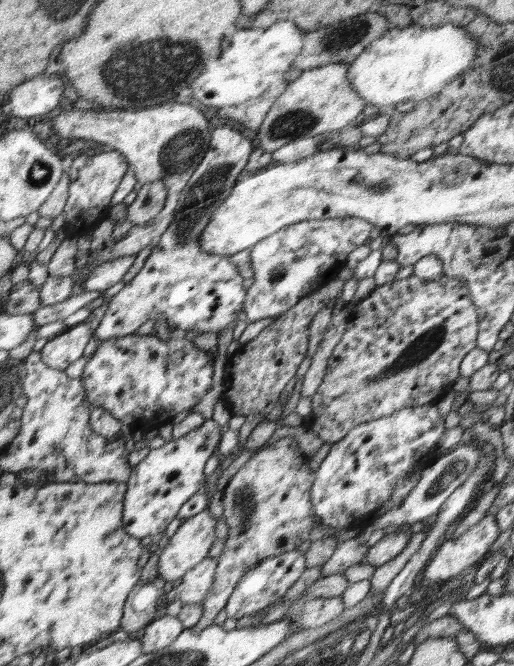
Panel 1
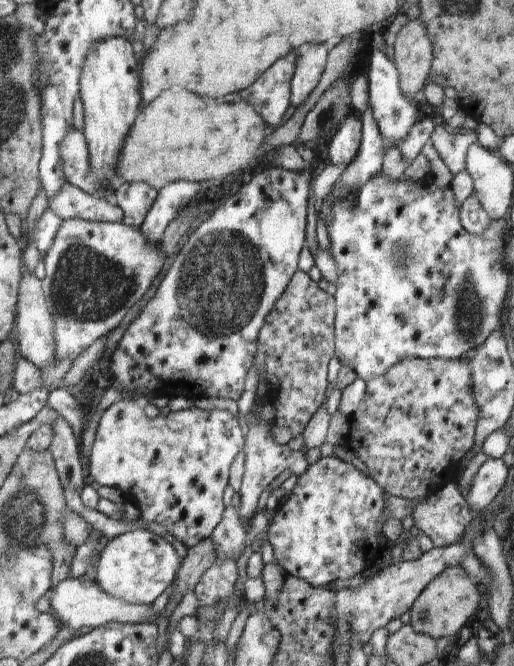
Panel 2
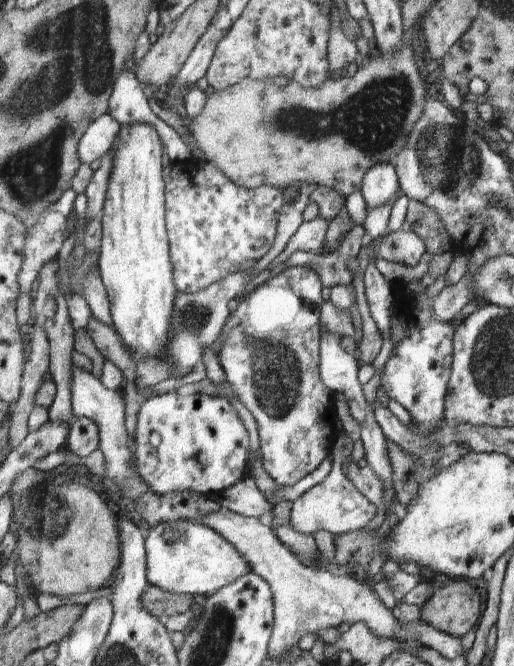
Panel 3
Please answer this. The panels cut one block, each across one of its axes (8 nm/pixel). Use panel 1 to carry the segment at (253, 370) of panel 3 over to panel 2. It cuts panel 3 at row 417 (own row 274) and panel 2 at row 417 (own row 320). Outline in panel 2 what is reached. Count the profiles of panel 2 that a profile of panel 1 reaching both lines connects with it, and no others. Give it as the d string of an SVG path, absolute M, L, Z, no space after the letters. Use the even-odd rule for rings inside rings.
M257 400L252 411L246 416L249 429L247 434L247 444L246 447L244 447L245 471L239 490L240 506L237 508L237 513L242 524L246 524L257 514L256 508L259 508L258 498L260 498L260 493L267 488L266 486L268 486L274 478L280 476L280 474L282 474L282 472L286 472L286 470L291 470L291 472L296 476L304 475L306 472L306 466L308 466L308 464L306 464L306 458L304 458L305 453L294 451L287 444L277 444L272 440L272 438L270 438L268 432L269 429L274 426L274 423L260 423L257 420L255 410L258 407L263 407L265 402L266 400Z

